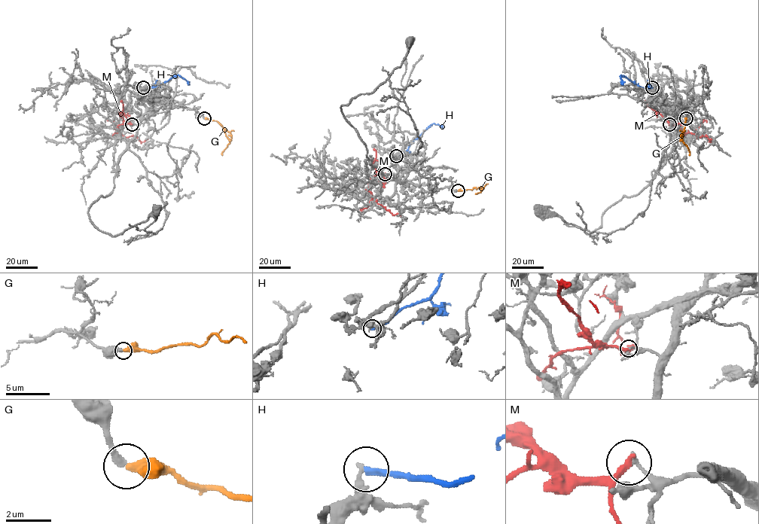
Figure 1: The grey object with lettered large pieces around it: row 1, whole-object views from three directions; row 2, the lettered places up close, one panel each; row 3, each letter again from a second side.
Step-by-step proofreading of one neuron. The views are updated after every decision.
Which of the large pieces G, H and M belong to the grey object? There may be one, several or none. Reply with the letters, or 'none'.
G

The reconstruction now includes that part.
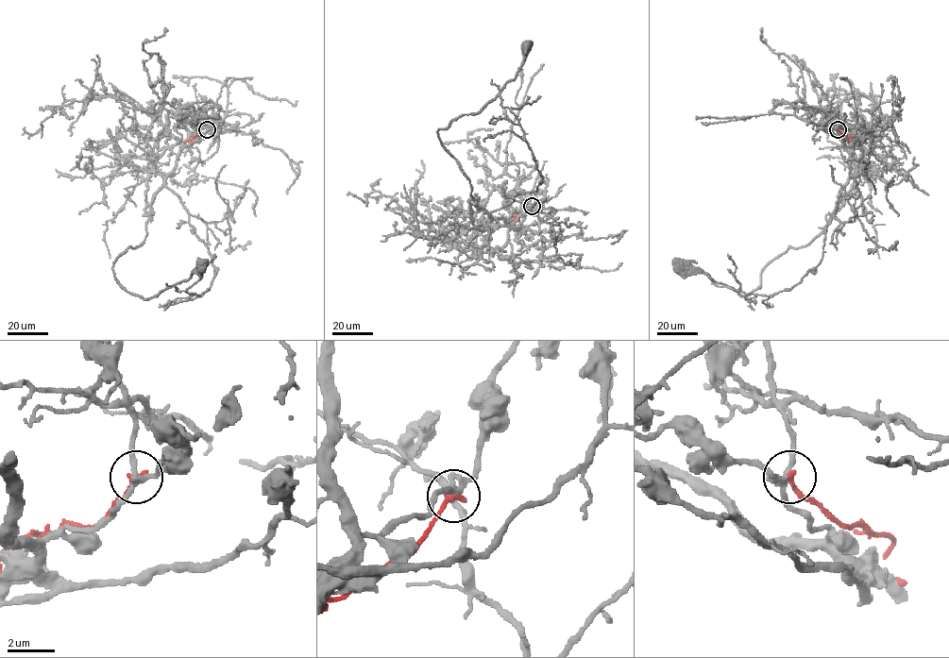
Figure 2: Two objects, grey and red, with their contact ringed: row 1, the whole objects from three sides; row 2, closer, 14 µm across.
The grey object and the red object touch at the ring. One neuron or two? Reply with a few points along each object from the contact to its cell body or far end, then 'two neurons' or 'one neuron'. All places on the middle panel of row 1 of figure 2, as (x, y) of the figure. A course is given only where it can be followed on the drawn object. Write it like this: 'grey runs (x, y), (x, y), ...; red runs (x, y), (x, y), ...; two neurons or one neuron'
grey runs (532, 206), (506, 220), (479, 208), (437, 130), (494, 98), (515, 78), (527, 47); red runs (532, 206), (522, 214), (509, 217); two neurons

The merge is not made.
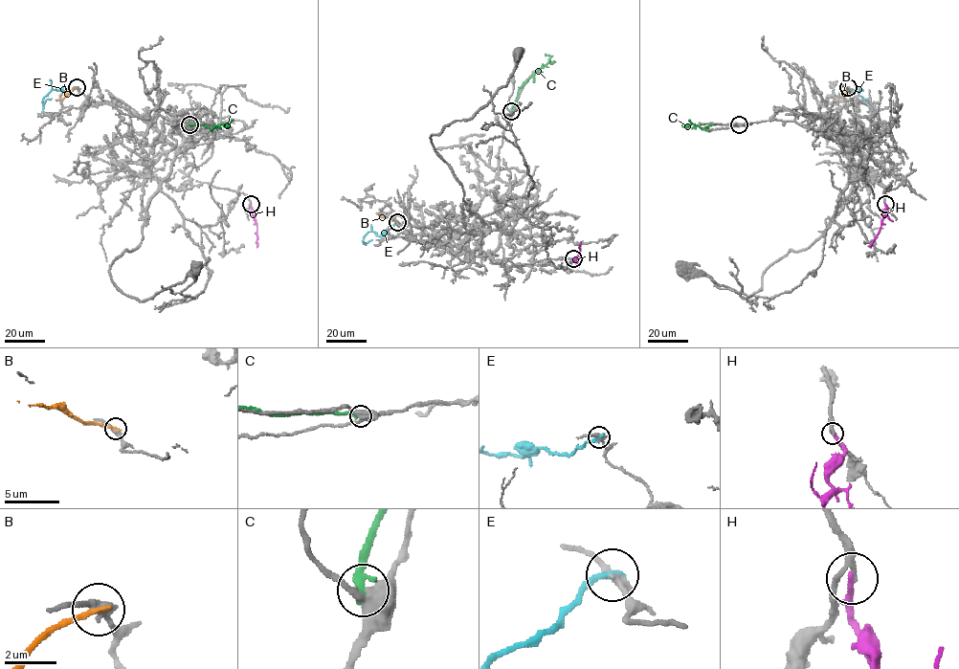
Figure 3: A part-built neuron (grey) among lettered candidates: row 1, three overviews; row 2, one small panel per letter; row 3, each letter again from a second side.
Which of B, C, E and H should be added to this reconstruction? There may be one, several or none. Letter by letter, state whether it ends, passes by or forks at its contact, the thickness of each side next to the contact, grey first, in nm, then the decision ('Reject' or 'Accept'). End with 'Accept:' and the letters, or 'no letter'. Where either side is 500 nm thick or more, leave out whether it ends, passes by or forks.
B: It ends there. Thickness 320 nm (grey) against 240 nm. Reject
C: Thickness 500 nm (grey) against 360 nm. Reject
E: It ends there. Thickness 320 nm (grey) against 280 nm. Reject
H: It ends there. Thickness 220 nm (grey) against 240 nm. Accept
Accept: H

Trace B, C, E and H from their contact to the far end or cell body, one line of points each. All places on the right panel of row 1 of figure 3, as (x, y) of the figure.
B: (848, 87), (843, 100), (839, 100)
C: (739, 124), (717, 123), (702, 127), (693, 123), (683, 124)
E: (848, 87), (862, 90), (858, 89), (858, 93), (868, 102), (871, 100), (865, 99)
H: (885, 204), (887, 209), (871, 247)

